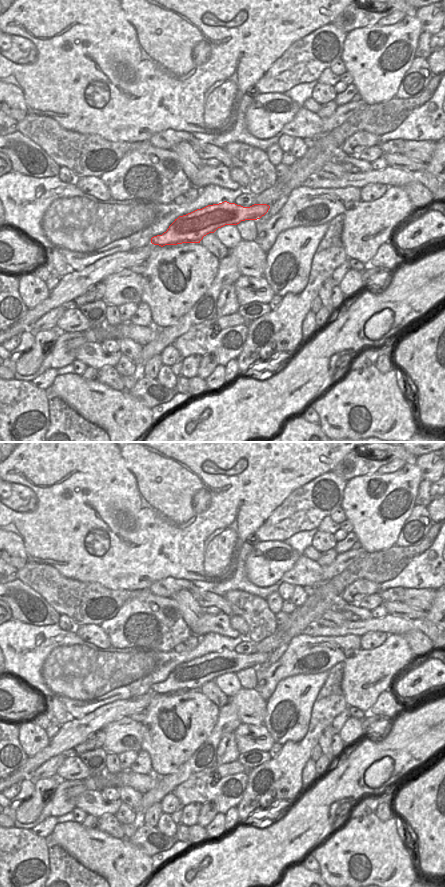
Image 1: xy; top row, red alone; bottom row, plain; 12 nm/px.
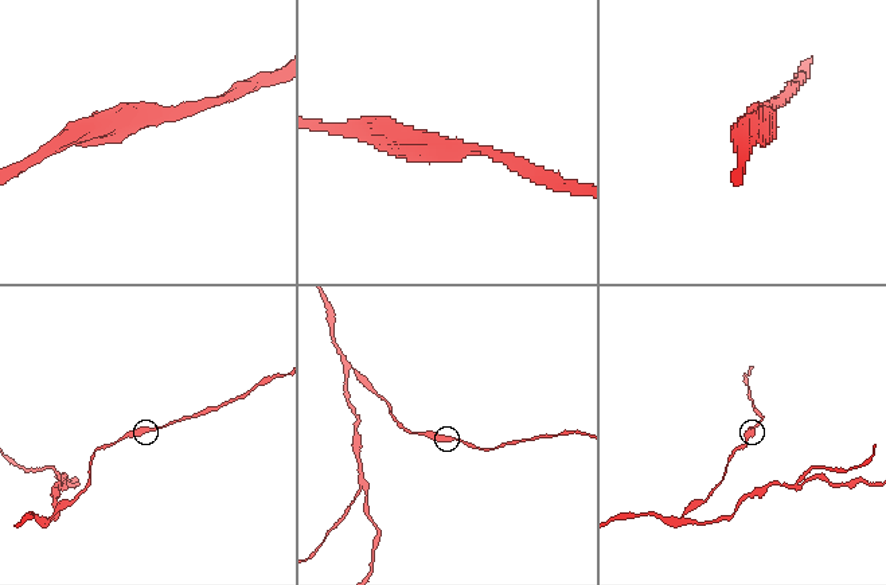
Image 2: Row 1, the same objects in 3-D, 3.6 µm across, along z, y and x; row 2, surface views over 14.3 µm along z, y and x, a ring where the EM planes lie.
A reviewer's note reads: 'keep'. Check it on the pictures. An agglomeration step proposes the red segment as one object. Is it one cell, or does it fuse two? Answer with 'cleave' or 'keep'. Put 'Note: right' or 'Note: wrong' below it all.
keep
Note: right

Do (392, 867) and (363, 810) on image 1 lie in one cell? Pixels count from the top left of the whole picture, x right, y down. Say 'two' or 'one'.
two

